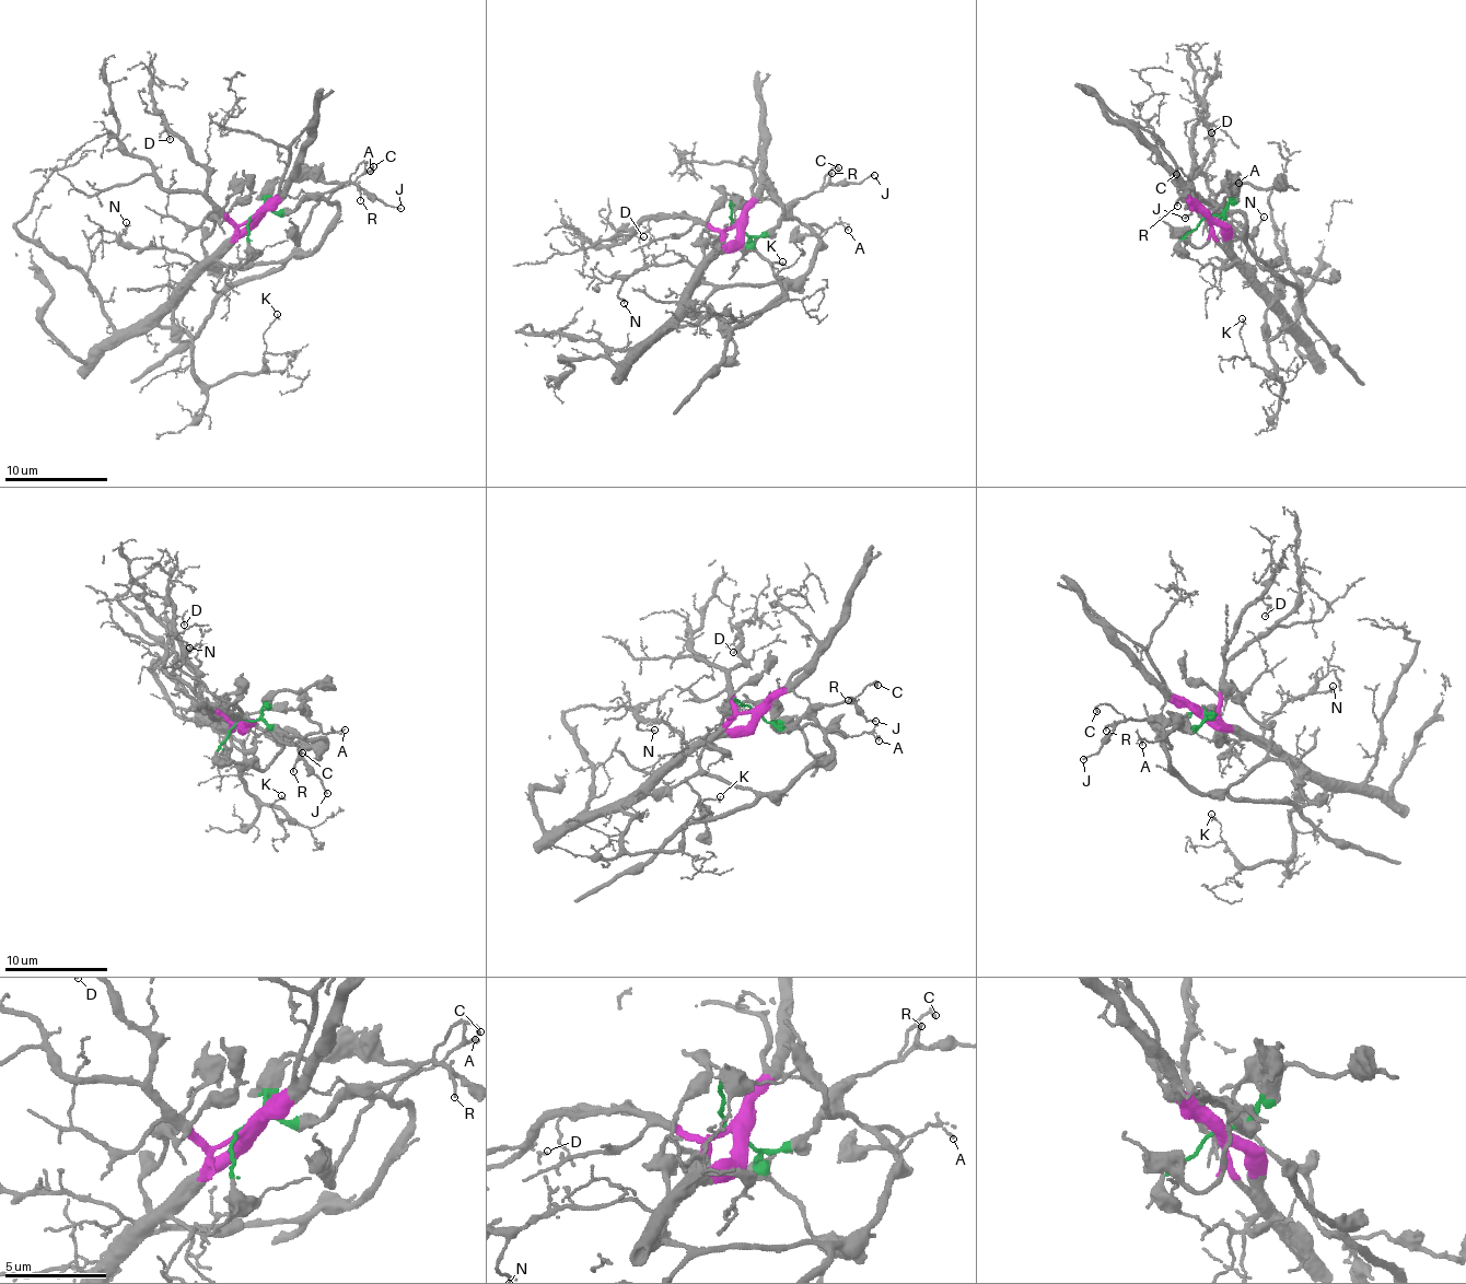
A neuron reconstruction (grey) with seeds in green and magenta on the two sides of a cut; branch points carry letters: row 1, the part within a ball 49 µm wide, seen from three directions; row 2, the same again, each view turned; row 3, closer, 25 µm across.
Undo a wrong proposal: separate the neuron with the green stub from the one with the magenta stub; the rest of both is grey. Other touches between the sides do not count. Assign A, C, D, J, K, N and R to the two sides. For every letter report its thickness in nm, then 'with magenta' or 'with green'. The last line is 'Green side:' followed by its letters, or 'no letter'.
A: calibre 60 nm; with green
C: calibre 160 nm; with green
D: calibre 80 nm; with magenta
J: calibre 110 nm; with green
K: calibre 120 nm; with magenta
N: calibre 120 nm; with magenta
R: calibre 140 nm; with green
Green side: A, C, J, R

